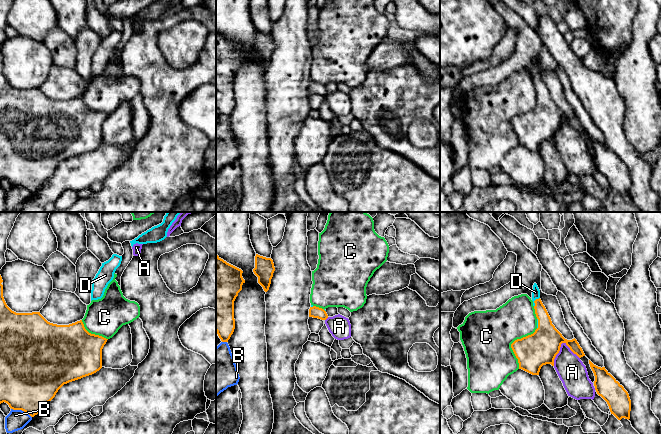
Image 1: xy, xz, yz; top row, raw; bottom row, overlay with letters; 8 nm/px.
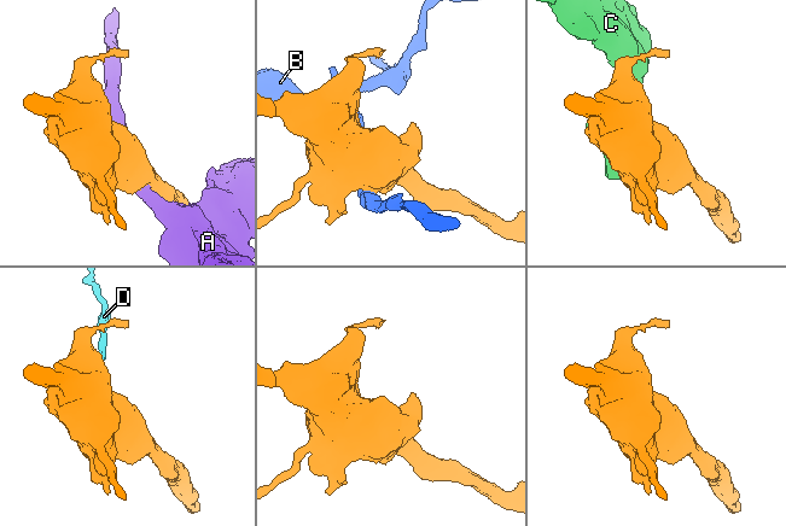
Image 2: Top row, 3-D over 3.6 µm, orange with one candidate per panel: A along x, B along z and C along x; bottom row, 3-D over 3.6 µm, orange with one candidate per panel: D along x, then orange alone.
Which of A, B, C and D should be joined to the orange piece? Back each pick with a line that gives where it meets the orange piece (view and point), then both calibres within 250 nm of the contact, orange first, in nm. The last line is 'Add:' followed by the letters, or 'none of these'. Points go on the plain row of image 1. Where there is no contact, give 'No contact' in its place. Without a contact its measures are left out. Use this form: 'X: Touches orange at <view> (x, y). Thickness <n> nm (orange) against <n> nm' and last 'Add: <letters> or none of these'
D: Touches orange at yz (534, 77). Thickness 140 nm (orange) against 60 nm
Add: D

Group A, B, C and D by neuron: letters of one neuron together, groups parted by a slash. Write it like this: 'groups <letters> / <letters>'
groups A / B / C / D

